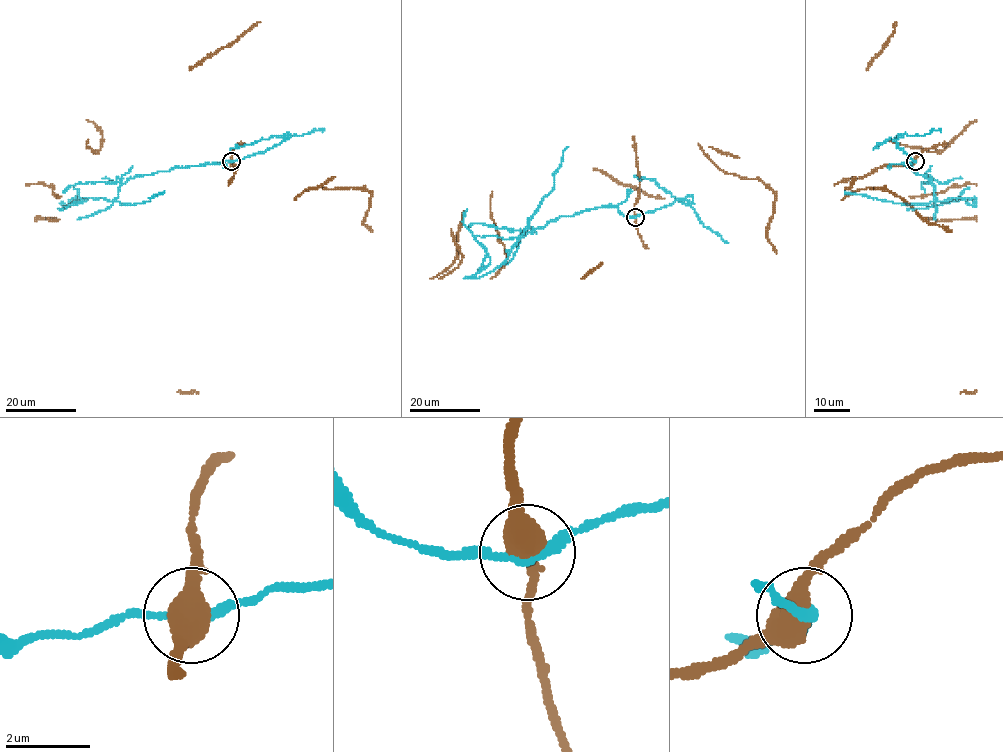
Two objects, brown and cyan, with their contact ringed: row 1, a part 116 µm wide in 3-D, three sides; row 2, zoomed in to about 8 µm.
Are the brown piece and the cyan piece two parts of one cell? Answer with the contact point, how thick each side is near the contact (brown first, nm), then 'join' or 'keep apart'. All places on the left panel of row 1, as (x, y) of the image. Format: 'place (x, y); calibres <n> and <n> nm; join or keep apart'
place (231, 161); calibres 500 and 200 nm; keep apart

